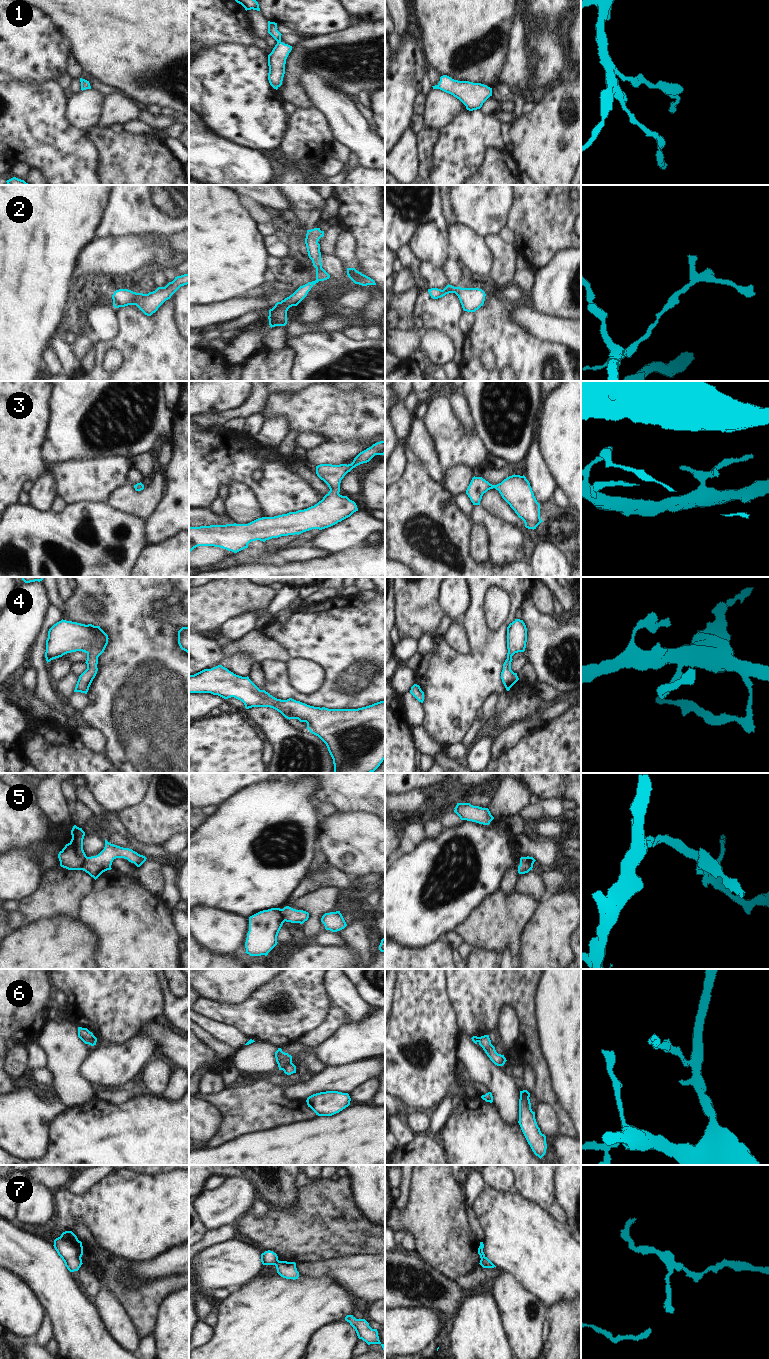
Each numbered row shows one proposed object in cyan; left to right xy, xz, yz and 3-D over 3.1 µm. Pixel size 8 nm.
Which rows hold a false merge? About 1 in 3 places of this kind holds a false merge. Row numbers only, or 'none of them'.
5, 6, 7

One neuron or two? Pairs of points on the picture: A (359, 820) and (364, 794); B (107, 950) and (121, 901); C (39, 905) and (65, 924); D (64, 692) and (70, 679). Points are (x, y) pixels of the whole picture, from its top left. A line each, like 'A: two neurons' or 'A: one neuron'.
A: two neurons
B: one neuron
C: two neurons
D: one neuron

